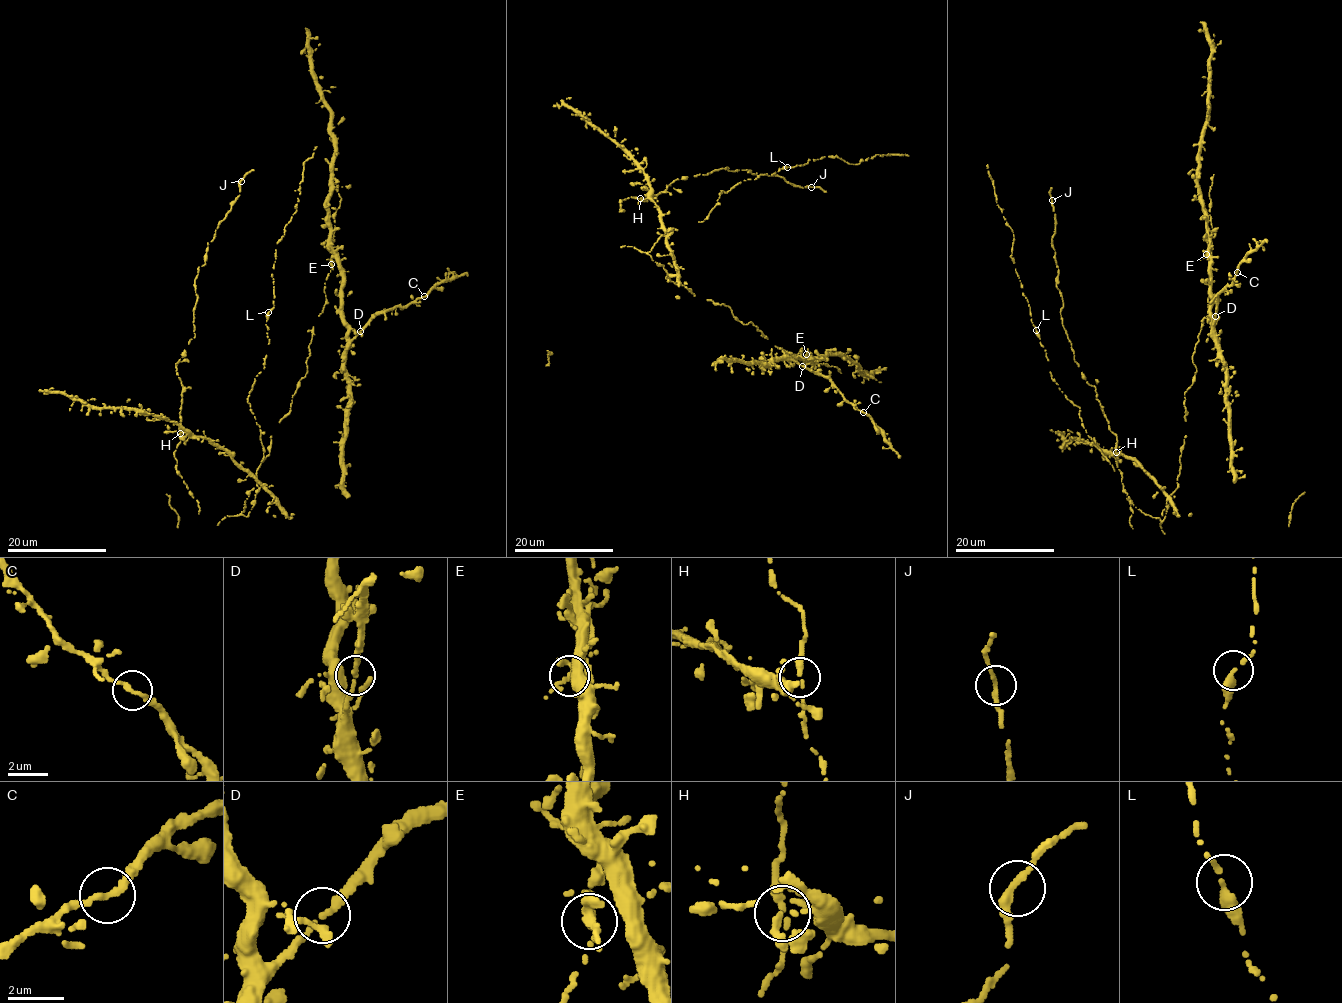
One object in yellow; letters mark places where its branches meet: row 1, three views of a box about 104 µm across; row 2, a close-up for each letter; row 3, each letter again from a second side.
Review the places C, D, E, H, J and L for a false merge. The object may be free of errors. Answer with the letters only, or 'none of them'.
none of them

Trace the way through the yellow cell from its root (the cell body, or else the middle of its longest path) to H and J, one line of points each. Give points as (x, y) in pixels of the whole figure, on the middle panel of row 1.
H: (666, 276), (666, 269), (674, 266), (675, 260), (667, 245), (659, 208), (649, 198), (640, 198)
J: (666, 276), (675, 260), (659, 208), (649, 198), (637, 199), (646, 201), (675, 179), (725, 167), (811, 187)

